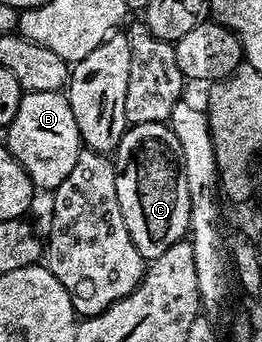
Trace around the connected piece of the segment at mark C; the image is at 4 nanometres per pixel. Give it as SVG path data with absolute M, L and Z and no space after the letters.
M135 123L127 126L116 150L113 165L116 170L116 195L128 233L138 248L158 247L165 249L183 242L190 229L190 198L186 177L182 173L180 141L170 132L166 123Z

